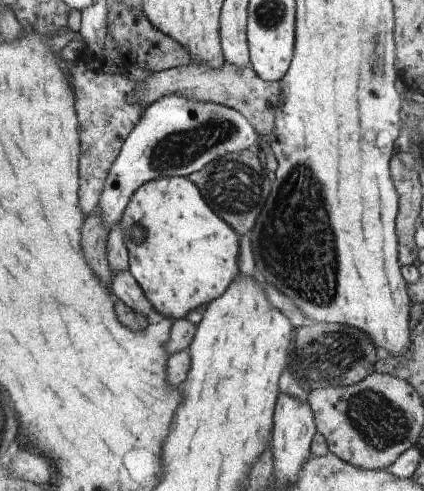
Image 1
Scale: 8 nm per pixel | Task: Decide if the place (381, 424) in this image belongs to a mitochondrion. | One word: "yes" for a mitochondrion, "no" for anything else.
yes

